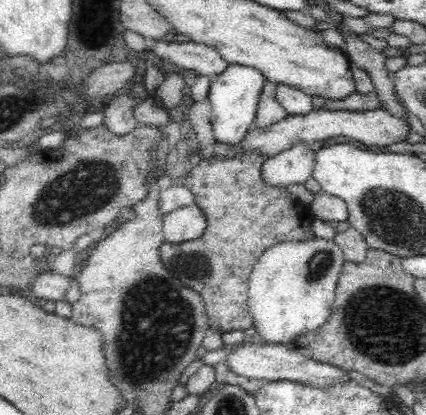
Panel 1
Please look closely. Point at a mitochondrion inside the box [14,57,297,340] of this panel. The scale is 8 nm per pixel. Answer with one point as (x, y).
(88, 186)

